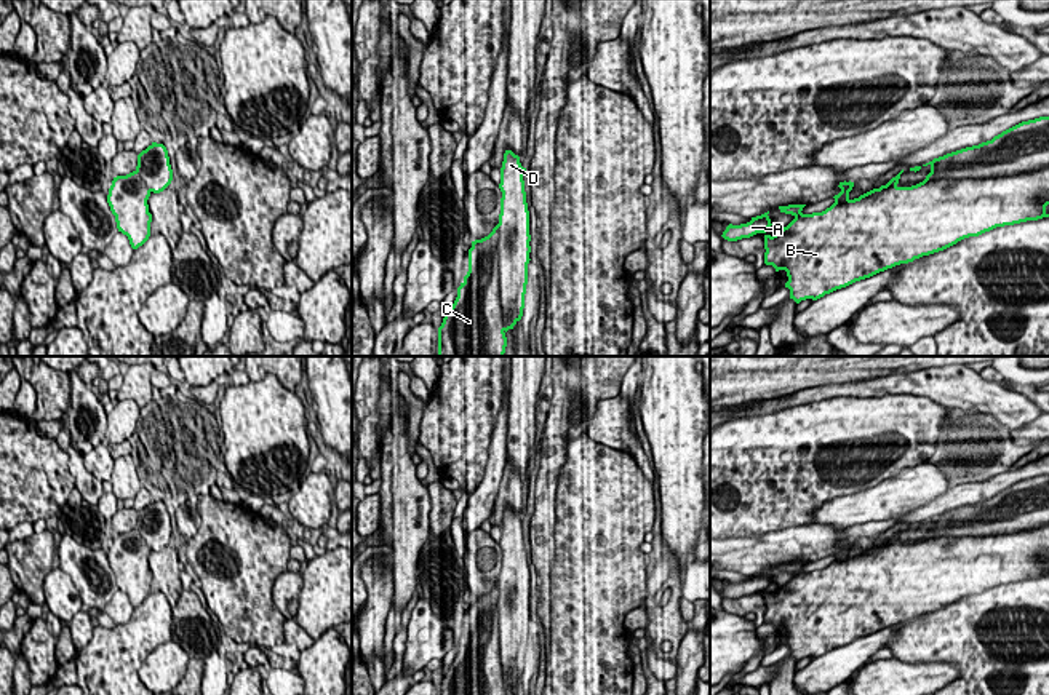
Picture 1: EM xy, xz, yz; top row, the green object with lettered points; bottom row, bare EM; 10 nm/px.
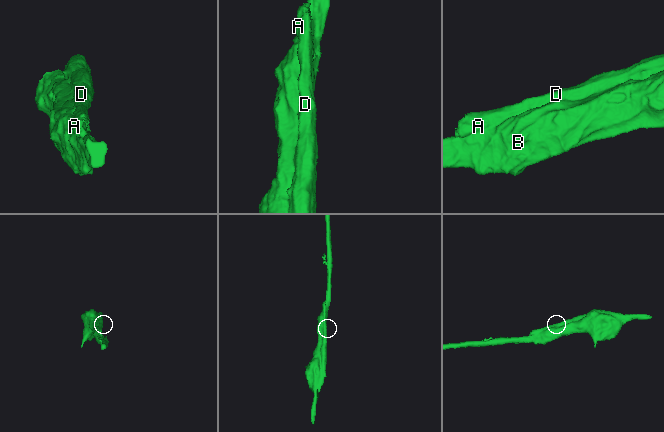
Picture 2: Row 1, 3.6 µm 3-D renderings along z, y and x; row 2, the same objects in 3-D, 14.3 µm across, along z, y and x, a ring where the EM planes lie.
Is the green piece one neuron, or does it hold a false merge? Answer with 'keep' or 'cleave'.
cleave

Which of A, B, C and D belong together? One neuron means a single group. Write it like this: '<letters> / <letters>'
A D / B C

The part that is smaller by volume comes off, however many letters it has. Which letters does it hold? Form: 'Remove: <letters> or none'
Remove: A, D

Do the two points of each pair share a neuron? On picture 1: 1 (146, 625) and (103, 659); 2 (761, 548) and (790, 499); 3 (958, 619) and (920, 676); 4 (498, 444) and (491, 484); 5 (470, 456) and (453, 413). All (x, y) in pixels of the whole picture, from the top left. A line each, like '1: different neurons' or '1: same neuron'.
1: same neuron
2: different neurons
3: different neurons
4: same neuron
5: same neuron

